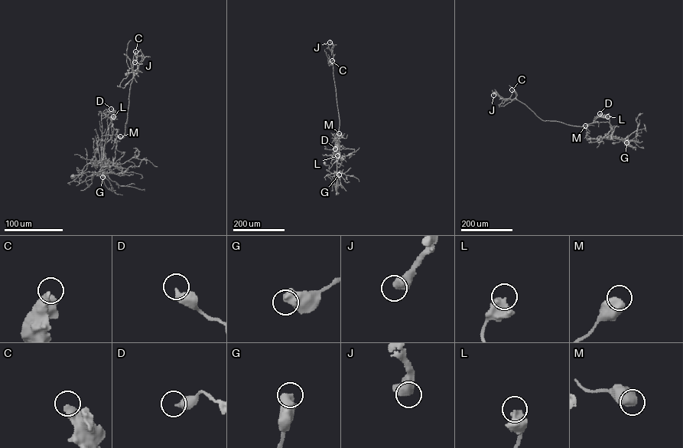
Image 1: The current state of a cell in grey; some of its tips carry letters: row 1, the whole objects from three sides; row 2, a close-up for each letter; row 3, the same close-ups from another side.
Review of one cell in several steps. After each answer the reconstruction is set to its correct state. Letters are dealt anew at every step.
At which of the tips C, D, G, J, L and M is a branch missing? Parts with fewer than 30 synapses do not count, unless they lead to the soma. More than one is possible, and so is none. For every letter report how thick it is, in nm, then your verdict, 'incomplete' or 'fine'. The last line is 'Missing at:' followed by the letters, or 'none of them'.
C: 280 nm | incomplete
D: 400 nm | fine
G: 700 nm | fine
J: 650 nm | incomplete
L: 600 nm | fine
M: 650 nm | fine
Missing at: C, J

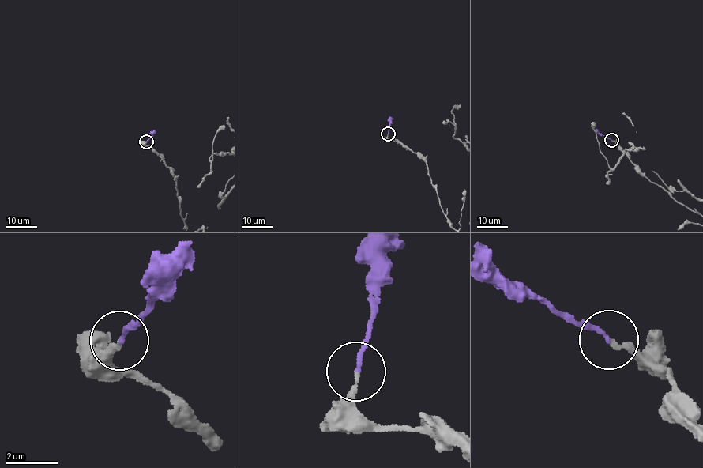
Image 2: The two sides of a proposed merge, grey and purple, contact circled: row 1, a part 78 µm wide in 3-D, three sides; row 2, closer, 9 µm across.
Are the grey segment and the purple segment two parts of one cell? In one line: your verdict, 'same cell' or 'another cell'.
same cell

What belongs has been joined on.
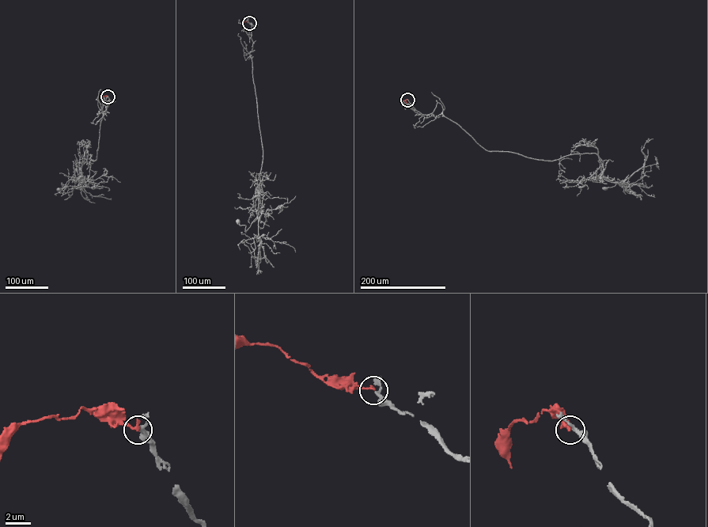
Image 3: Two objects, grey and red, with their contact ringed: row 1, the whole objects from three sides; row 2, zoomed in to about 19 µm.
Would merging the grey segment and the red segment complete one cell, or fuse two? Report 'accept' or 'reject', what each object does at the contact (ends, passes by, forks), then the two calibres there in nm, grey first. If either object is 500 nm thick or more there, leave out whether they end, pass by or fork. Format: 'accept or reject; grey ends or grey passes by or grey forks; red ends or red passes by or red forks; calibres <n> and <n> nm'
accept; grey passes by; red ends; calibres 260 and 220 nm

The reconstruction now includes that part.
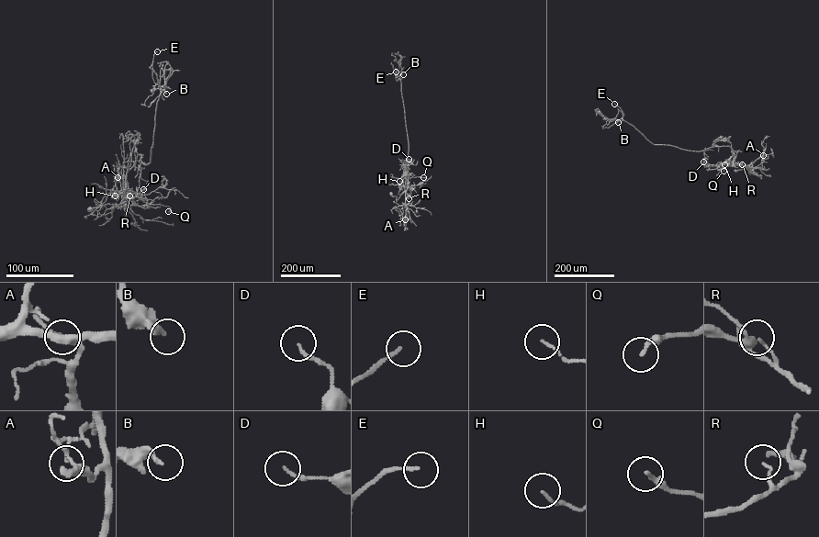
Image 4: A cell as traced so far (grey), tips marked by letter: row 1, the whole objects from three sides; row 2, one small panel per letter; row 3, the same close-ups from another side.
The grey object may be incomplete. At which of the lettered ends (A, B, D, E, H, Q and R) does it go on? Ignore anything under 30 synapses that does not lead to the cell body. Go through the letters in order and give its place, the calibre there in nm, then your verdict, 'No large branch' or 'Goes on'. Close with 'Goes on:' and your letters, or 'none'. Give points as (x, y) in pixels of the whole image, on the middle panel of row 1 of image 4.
A: Place: (405, 219). Thickness 140 nm. No large branch
B: Place: (403, 74). Thickness 240 nm. No large branch
D: Place: (409, 159). Thickness 150 nm. No large branch
E: Place: (396, 72). Thickness 150 nm. No large branch
H: Place: (399, 181). Thickness 100 nm. No large branch
Q: Place: (423, 177). Thickness 170 nm. No large branch
R: Place: (409, 198). Thickness 70 nm. No large branch
Goes on: none

